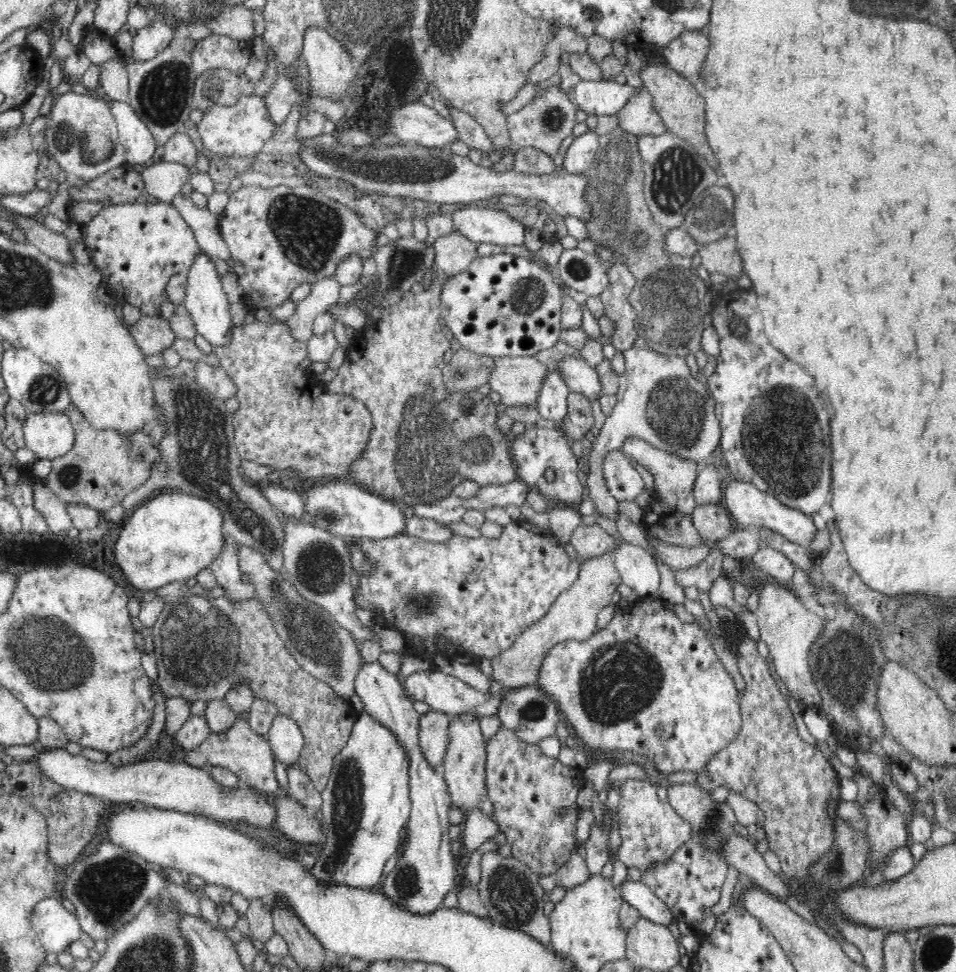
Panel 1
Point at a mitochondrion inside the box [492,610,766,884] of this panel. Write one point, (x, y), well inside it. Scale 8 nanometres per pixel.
(620, 680)

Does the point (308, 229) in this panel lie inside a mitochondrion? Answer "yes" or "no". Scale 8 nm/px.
yes

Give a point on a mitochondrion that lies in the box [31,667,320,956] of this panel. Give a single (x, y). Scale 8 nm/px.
(107, 888)

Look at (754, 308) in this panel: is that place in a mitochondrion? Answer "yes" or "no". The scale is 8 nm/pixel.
no

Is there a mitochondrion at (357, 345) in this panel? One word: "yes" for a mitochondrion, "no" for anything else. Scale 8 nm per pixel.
no

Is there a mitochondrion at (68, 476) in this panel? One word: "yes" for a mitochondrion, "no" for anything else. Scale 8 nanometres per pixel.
yes

